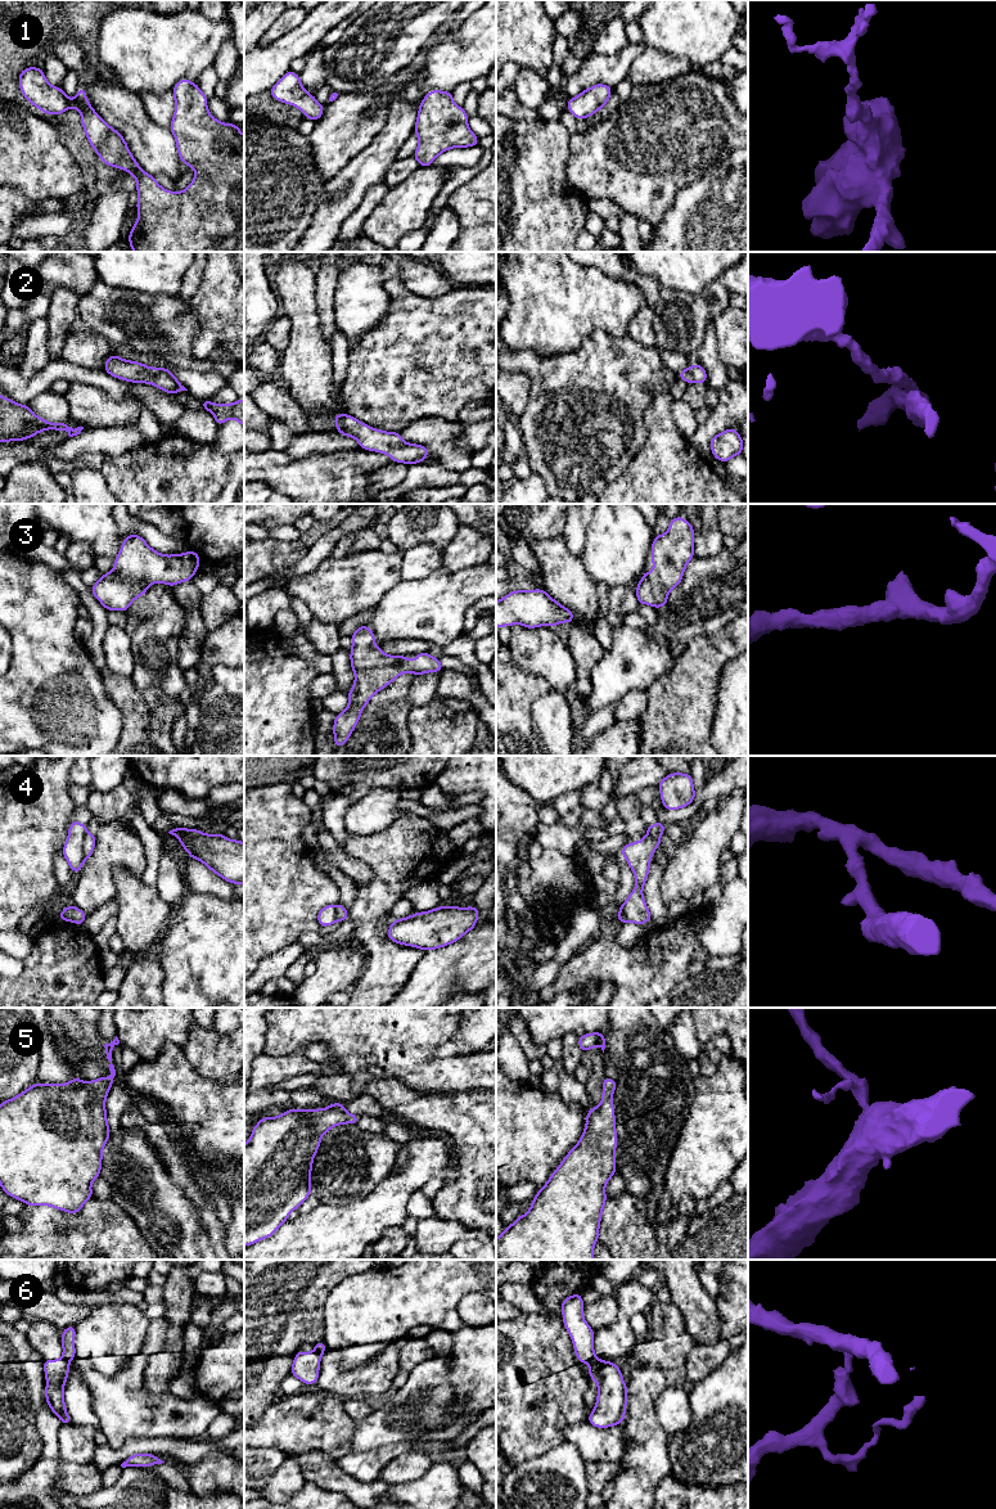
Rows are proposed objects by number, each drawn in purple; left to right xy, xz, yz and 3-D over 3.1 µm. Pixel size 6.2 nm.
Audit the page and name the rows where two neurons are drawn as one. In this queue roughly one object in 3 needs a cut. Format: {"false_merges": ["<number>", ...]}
{"false_merges": ["4", "6"]}

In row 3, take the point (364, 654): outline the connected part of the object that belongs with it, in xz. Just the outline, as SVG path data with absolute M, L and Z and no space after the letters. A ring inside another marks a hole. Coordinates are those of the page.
M362 625L351 635L351 668L356 674L348 695L348 706L337 715L333 724L335 749L347 743L360 716L375 693L395 681L401 674L411 672L415 676L443 671L438 658L428 652L415 654L410 662L407 656L388 656L375 647L374 632Z

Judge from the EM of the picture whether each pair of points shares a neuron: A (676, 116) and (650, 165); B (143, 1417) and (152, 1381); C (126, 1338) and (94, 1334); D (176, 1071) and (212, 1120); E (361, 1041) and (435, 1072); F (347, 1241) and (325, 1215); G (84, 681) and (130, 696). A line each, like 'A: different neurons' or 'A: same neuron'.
A: same neuron
B: different neurons
C: same neuron
D: same neuron
E: same neuron
F: same neuron
G: different neurons

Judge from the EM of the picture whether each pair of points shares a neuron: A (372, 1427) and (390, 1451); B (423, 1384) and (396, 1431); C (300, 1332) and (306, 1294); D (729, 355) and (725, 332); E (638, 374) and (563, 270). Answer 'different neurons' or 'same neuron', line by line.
A: different neurons
B: same neuron
C: same neuron
D: same neuron
E: different neurons

